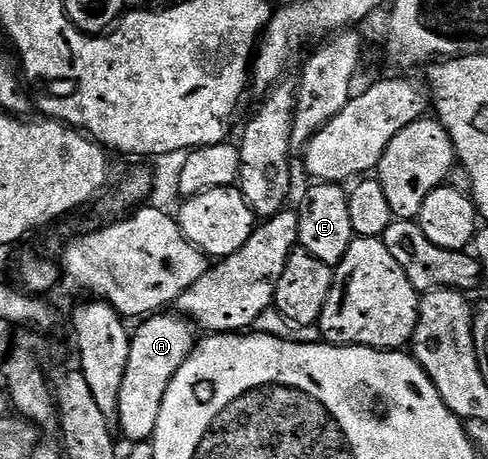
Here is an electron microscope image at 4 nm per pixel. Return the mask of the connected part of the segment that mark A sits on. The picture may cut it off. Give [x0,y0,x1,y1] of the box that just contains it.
[118,314,196,442]

